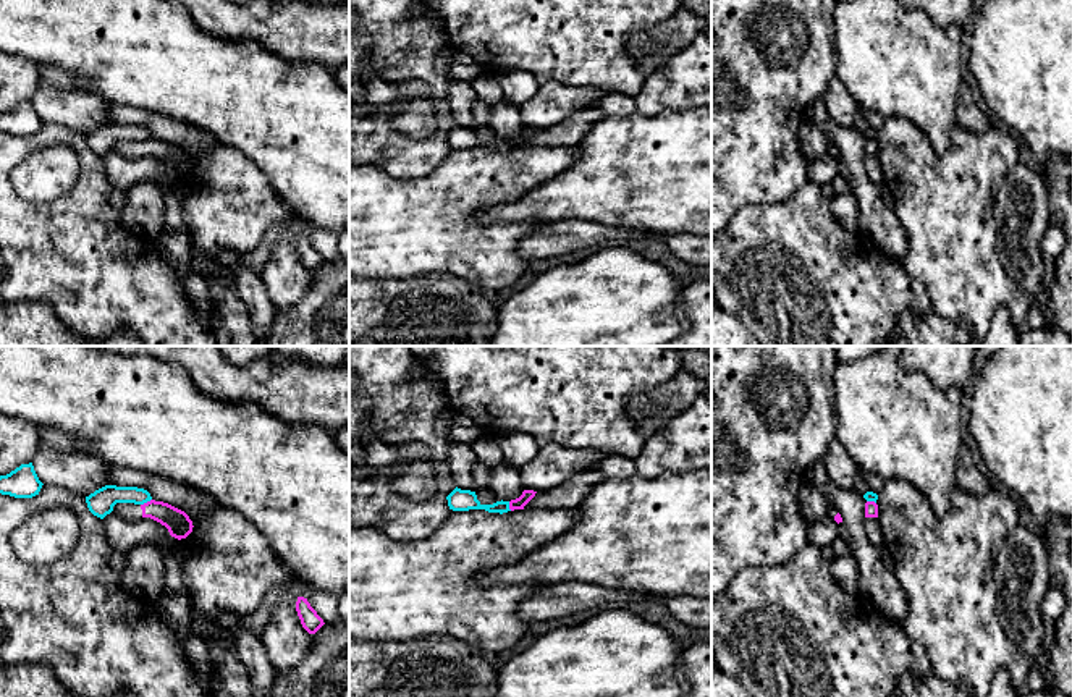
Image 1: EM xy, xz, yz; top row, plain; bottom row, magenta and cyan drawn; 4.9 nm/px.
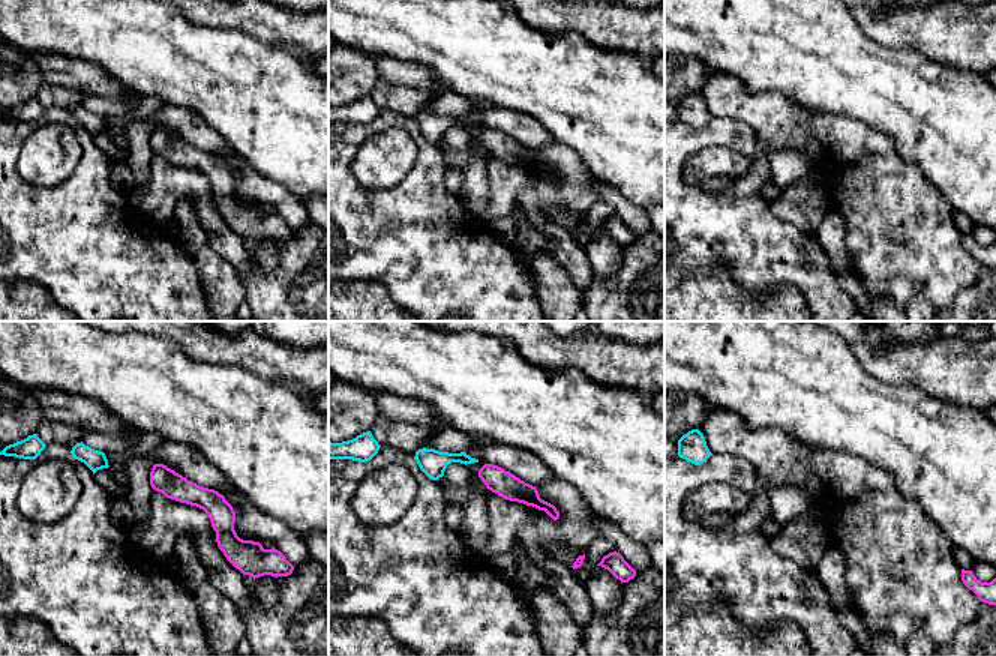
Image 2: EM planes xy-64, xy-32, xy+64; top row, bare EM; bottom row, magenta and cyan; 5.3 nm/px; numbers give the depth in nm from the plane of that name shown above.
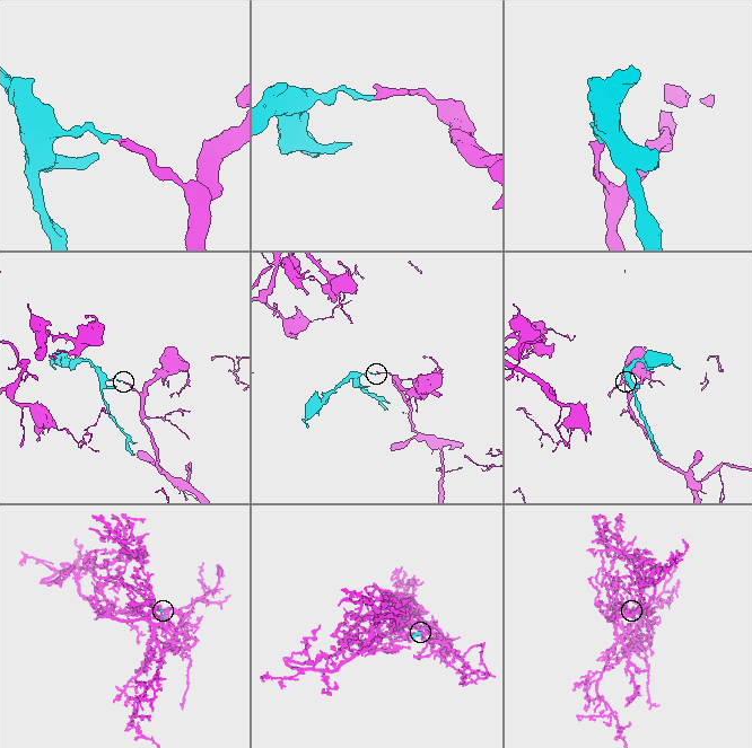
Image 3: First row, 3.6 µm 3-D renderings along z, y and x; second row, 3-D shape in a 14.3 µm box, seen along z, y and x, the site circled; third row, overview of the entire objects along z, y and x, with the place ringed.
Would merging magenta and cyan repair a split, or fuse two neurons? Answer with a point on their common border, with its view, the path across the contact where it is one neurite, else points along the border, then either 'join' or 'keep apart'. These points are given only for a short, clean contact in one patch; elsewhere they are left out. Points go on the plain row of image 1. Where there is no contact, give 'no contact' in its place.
meets magenta in xy at (147, 139); border along xy (151, 136), (141, 143); keep apart

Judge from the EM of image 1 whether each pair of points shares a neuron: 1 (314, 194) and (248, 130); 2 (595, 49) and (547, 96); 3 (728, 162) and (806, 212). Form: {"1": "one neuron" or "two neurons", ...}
{"1": "one neuron", "2": "two neurons", "3": "two neurons"}

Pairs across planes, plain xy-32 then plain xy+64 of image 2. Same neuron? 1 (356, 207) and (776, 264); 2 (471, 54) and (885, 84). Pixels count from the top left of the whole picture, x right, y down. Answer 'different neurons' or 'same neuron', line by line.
1: same neuron
2: same neuron

